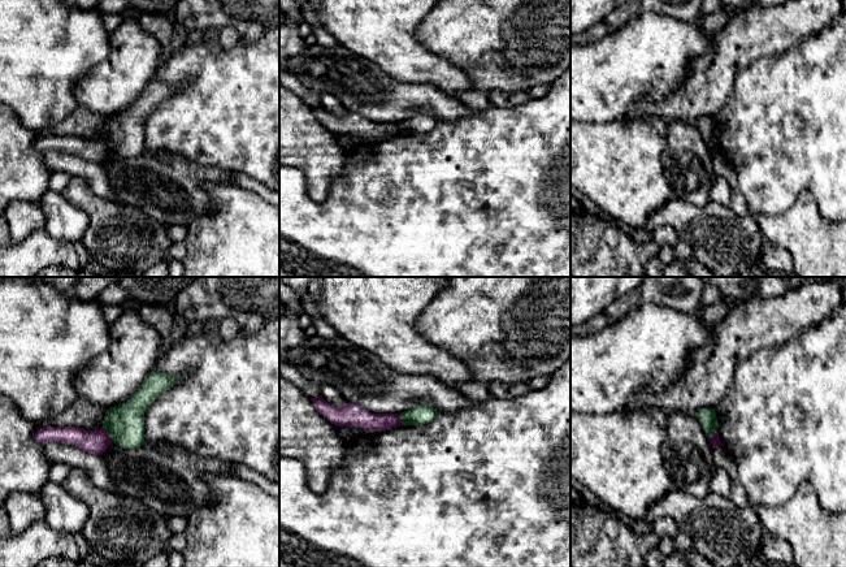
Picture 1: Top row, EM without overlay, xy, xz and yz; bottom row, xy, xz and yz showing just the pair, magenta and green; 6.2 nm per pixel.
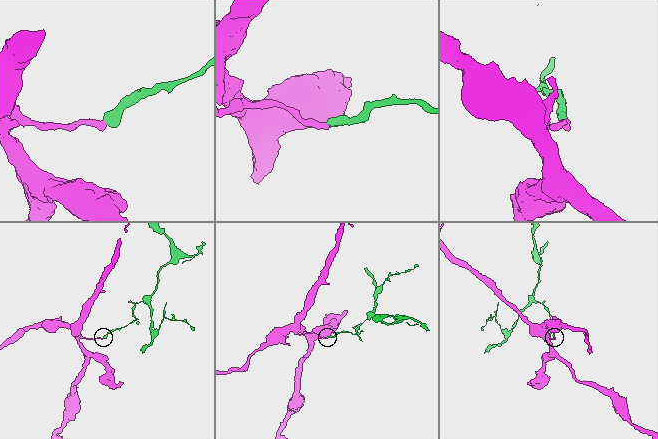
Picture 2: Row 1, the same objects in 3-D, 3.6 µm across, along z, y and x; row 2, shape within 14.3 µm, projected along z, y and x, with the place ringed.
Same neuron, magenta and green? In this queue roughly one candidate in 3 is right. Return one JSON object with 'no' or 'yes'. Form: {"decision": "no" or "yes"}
{"decision": "no"}

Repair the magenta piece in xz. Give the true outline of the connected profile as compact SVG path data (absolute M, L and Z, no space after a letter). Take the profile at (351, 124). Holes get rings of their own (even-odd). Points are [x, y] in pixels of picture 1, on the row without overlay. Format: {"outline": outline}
{"outline": "M321 104L311 107L311 109L318 122L337 135L361 137L366 142L374 142L403 134L398 122L372 122L353 112L343 112L340 116L335 116Z"}

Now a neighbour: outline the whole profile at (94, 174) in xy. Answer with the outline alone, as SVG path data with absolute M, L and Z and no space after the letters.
M55 150L43 152L43 161L52 173L64 172L70 177L79 177L86 181L88 190L92 194L114 202L116 195L110 189L107 173L100 164Z

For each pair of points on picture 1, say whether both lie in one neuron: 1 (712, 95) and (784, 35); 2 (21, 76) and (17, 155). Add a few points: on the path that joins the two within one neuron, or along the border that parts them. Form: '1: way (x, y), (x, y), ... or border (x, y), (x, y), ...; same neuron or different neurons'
1: way (717, 73), (755, 35), (762, 35); same neuron
2: border (13, 111), (20, 121), (33, 131); different neurons

